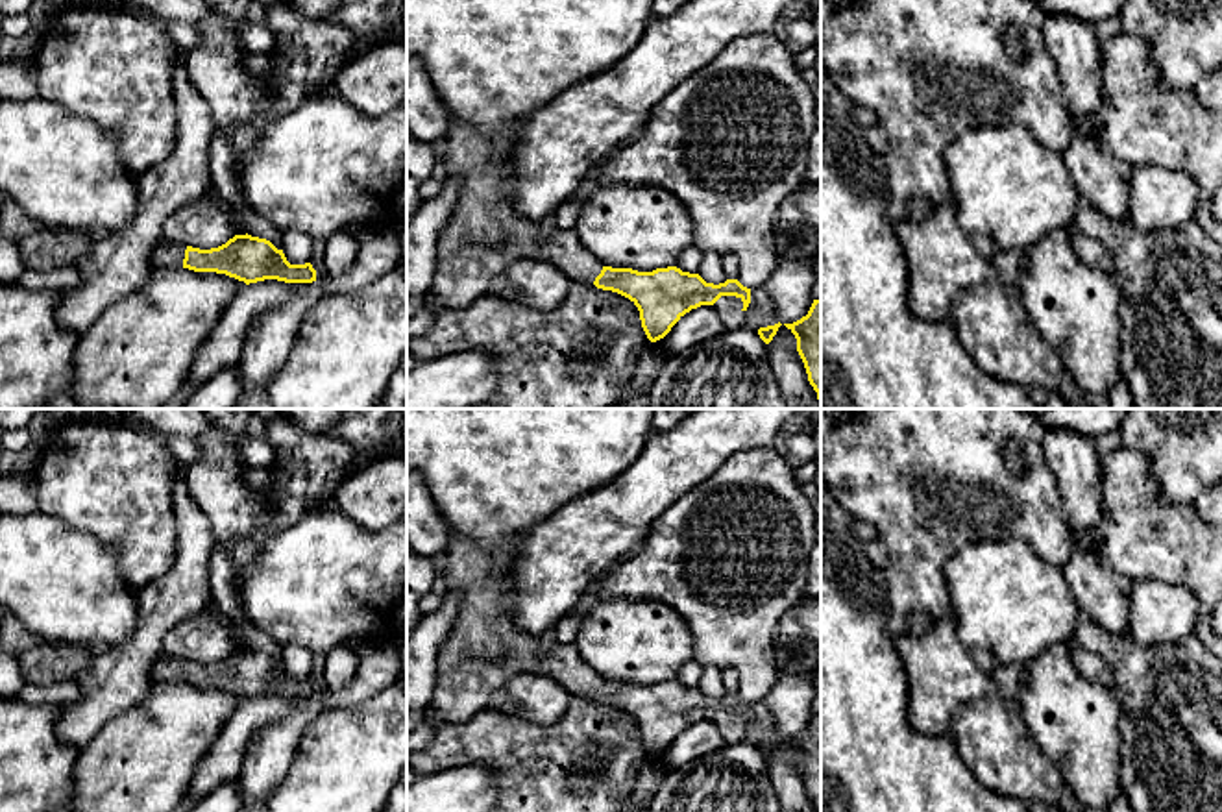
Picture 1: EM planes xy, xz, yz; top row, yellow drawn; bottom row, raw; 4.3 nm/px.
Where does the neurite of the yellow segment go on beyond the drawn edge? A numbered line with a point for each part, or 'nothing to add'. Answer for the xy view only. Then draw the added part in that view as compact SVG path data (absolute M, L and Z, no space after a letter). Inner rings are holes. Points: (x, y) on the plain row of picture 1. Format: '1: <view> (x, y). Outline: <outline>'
1: xy (167, 670). Outline: M161 653L150 670L150 679L153 681L153 684L181 683L185 664L187 660L166 657Z

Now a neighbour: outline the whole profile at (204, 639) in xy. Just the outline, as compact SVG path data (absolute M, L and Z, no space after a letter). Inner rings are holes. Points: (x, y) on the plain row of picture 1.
M213 601L207 612L183 620L163 640L163 655L211 664L235 651L231 620Z

